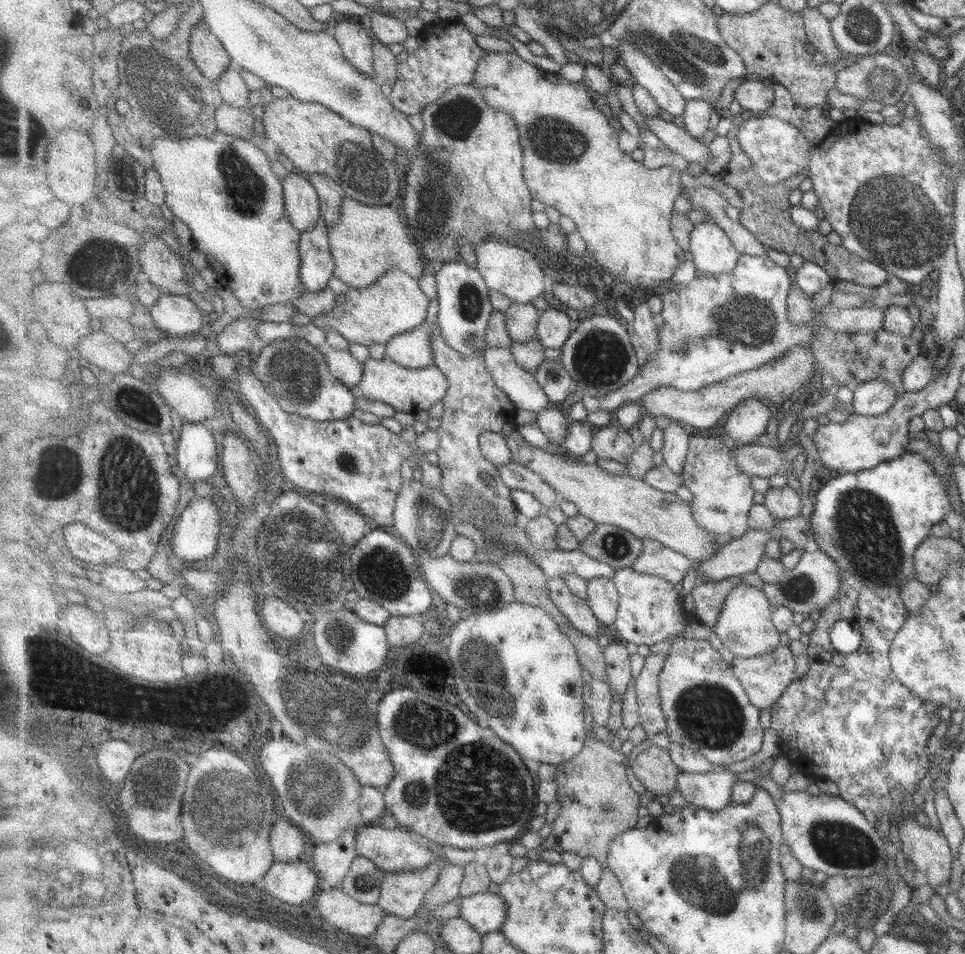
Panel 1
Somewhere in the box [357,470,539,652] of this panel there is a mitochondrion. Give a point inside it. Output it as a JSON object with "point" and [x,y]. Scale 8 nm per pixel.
{"point":[464,587]}

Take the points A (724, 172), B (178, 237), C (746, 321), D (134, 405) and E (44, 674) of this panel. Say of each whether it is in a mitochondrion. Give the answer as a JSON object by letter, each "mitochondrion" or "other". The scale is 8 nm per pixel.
{"A":"other","B":"other","C":"mitochondrion","D":"mitochondrion","E":"other"}

